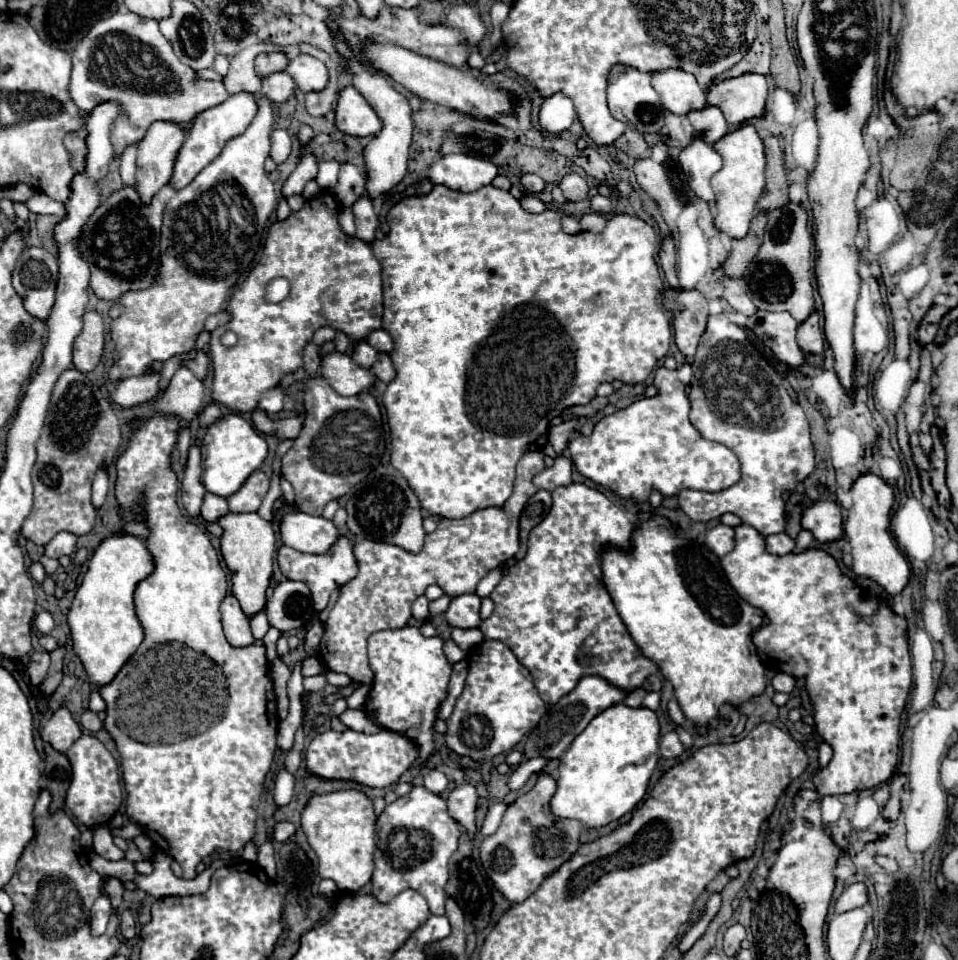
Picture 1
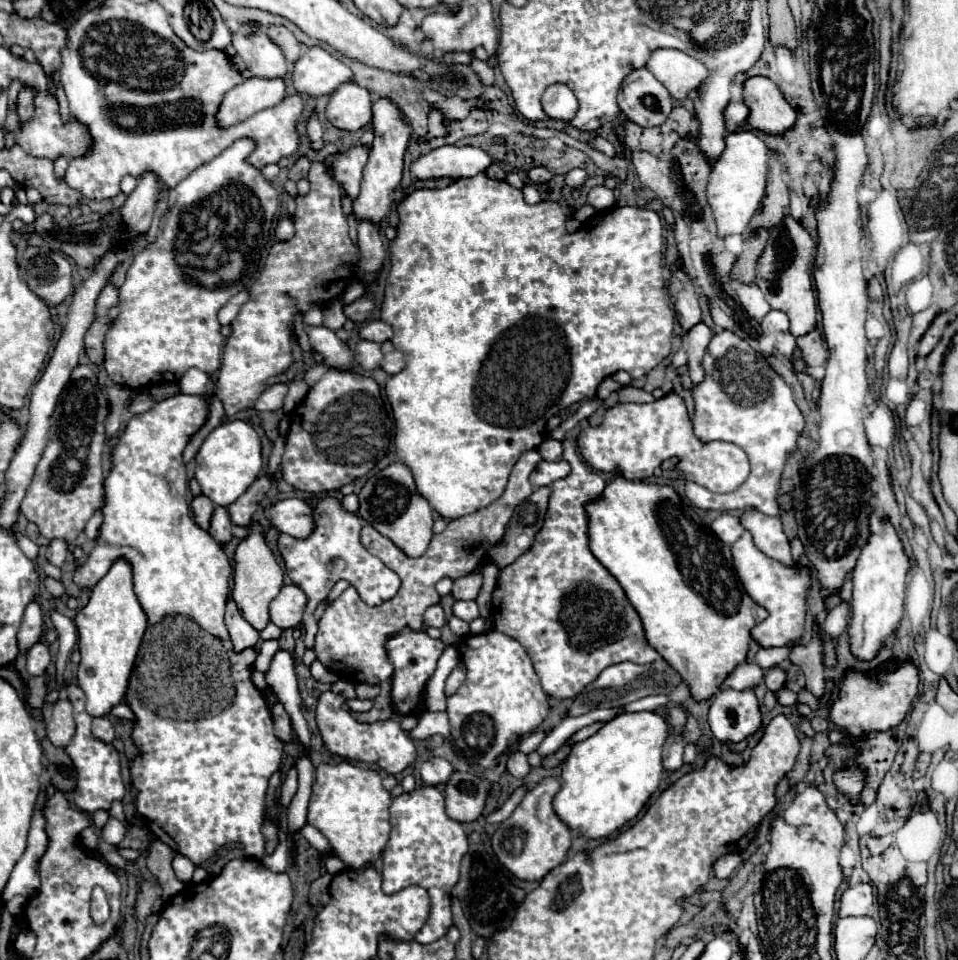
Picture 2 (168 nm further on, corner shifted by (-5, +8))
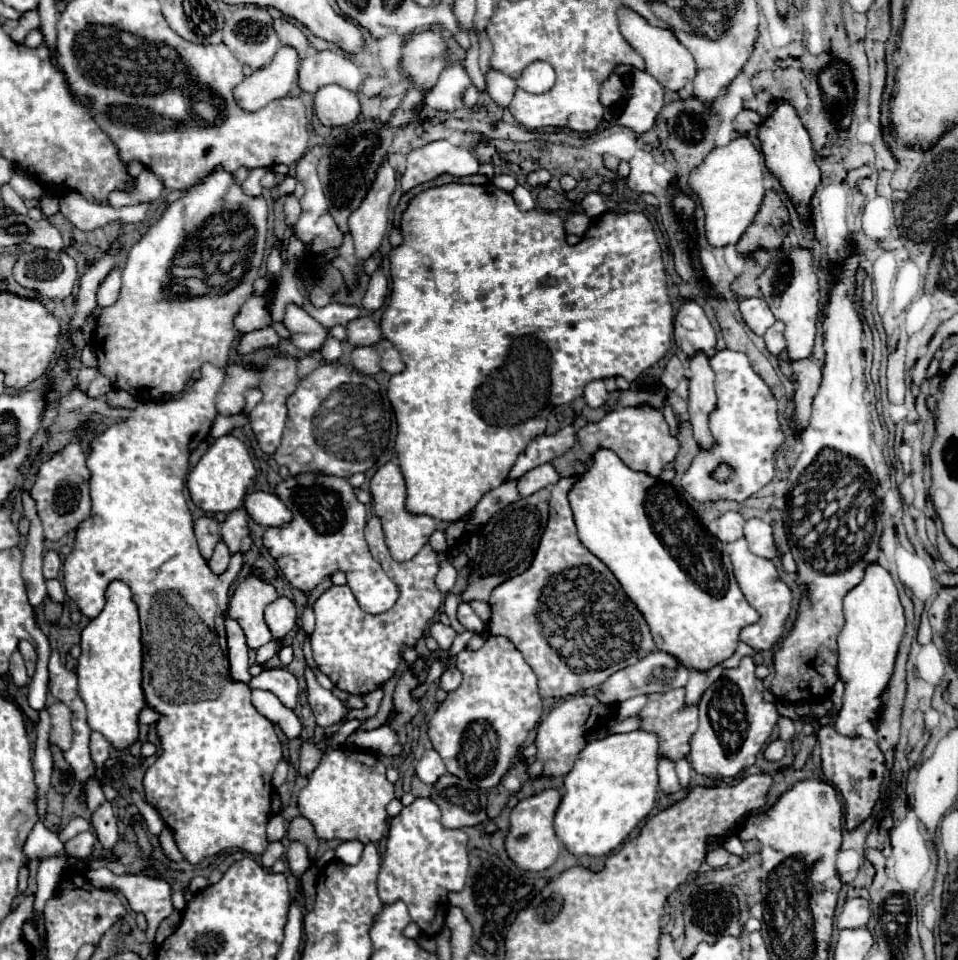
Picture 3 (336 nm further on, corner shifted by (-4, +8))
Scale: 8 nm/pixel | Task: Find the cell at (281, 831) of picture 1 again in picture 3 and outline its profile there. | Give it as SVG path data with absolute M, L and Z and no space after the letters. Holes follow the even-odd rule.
M344 841L336 847L336 857L346 865L354 865L354 863L358 863L362 849L364 849L364 845L360 841Z

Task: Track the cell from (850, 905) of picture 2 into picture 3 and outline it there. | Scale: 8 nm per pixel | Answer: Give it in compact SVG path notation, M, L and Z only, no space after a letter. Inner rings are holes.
M862 897L848 899L842 913L836 919L838 929L854 929L854 927L866 927L870 919L870 907L868 901Z

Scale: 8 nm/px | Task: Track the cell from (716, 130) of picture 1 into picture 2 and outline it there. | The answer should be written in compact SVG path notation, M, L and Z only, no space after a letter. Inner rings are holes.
M743 101L729 103L729 107L727 107L727 129L733 133L733 131L745 127L747 115L749 115L749 107Z

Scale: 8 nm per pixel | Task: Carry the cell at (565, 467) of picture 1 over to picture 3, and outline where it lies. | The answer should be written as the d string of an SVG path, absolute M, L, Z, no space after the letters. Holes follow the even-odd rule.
M544 463L544 465L530 469L526 475L522 475L518 479L518 491L522 497L528 497L548 485L558 483L558 479L560 479L560 475L558 475L556 467L552 463Z

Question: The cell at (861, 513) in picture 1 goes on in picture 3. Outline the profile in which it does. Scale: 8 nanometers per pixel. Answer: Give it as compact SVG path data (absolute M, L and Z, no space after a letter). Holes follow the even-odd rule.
M870 563L864 579L844 597L844 619L846 625L838 635L838 673L846 685L846 691L834 729L840 735L854 737L854 727L858 723L878 717L882 703L880 695L890 681L898 645L906 627L904 607L900 603L896 583L880 563Z

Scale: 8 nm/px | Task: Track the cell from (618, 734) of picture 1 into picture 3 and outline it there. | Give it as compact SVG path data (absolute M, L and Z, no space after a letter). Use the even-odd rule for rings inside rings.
M636 729L630 733L614 733L604 739L590 741L578 755L572 771L564 777L564 795L554 817L556 837L574 855L606 855L616 849L630 831L654 809L658 793L658 735Z

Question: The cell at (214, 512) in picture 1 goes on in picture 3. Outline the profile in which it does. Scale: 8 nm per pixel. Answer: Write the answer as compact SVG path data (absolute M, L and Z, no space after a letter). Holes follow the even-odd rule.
M222 539L216 543L216 547L214 547L214 553L212 553L212 559L208 561L210 563L210 567L212 567L212 571L214 573L222 573L226 567L228 567L228 561L230 561L230 549L226 547L226 543L222 543Z

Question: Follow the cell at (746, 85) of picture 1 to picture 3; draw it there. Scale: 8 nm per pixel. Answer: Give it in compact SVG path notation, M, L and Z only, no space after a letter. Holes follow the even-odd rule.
M784 99L774 101L774 111L766 119L762 119L762 123L758 127L758 139L762 143L766 167L780 179L784 191L794 201L802 219L808 219L810 197L812 197L814 189L818 187L820 169L816 165L816 157L814 157L814 151L810 145L808 131L804 129L804 125L800 123L800 117L796 115L794 107L788 101L784 101Z

